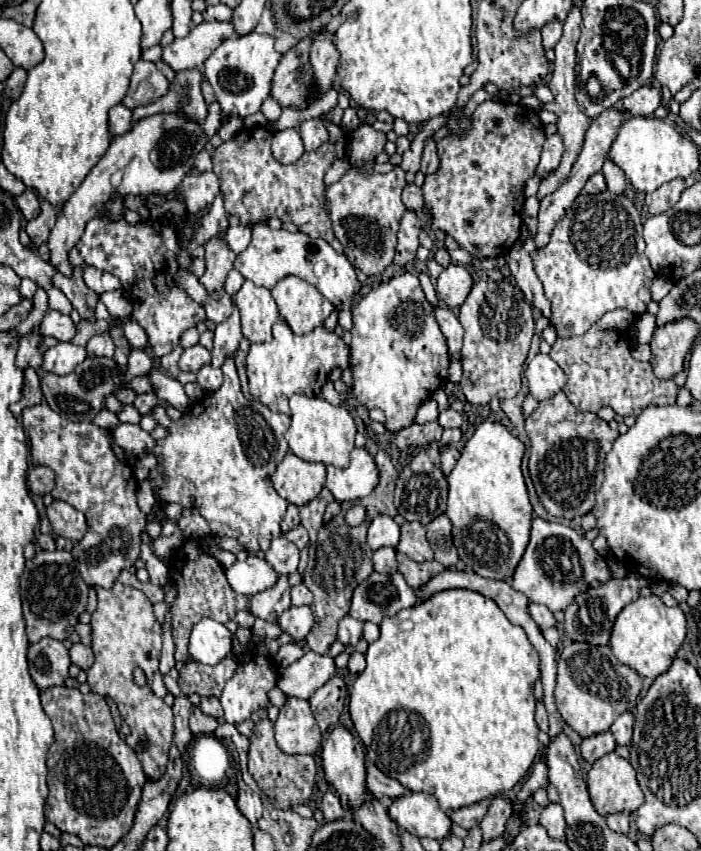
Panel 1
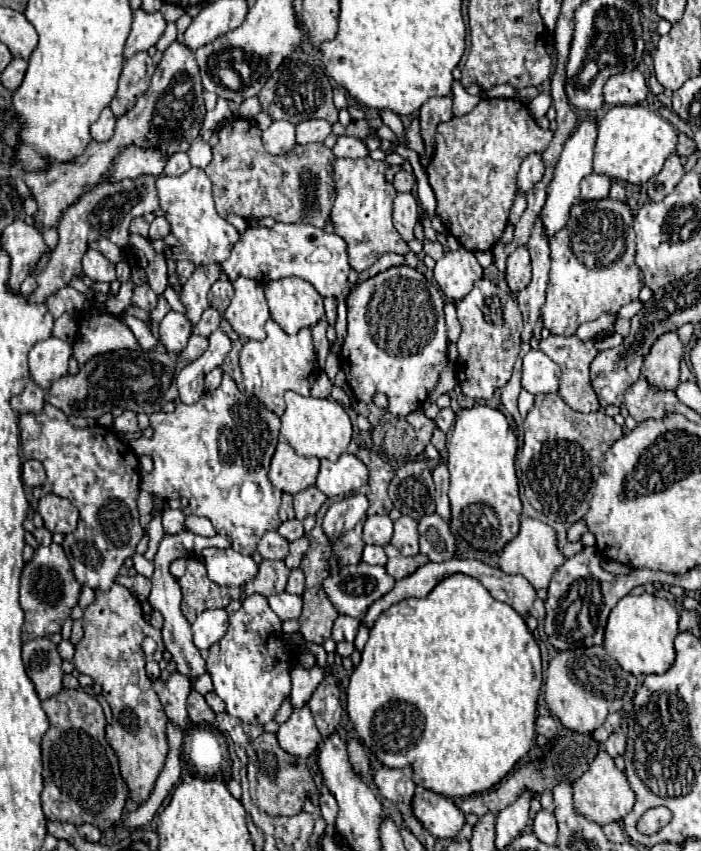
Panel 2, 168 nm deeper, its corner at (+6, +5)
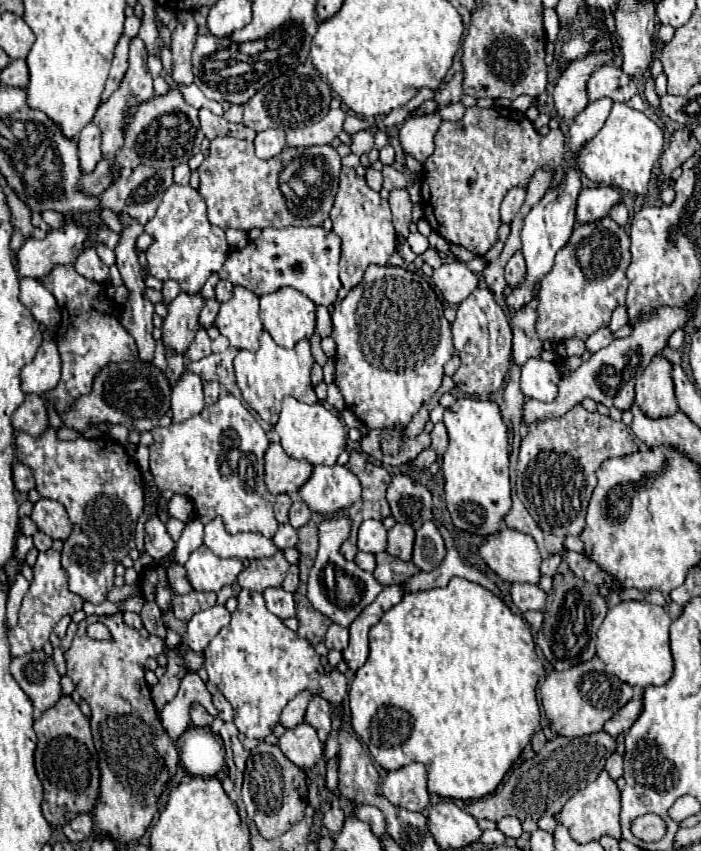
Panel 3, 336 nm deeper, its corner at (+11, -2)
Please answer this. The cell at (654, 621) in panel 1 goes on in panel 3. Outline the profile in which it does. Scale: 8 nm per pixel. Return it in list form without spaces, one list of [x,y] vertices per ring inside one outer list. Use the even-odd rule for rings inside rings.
[[[622,601],[608,609],[606,619],[598,629],[596,655],[604,661],[606,671],[616,675],[630,687],[664,685],[672,677],[672,655],[670,655],[670,629],[672,619],[664,607],[652,605],[650,601]]]

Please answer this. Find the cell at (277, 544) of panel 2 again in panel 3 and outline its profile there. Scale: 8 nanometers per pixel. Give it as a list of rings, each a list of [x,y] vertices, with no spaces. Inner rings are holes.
[[[220,517],[212,519],[206,525],[204,545],[218,557],[236,557],[236,559],[260,559],[272,557],[276,547],[270,539],[260,533],[228,533]]]

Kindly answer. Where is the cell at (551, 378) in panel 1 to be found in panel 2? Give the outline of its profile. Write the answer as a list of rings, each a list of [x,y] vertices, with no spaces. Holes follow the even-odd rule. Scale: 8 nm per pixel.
[[[529,350],[523,358],[523,388],[531,394],[549,394],[559,388],[561,368],[541,350]]]

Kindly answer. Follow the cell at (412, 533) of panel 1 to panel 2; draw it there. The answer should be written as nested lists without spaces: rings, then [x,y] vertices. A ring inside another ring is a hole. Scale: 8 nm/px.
[[[401,516],[401,518],[395,522],[395,532],[393,532],[391,544],[393,544],[403,556],[415,556],[415,554],[419,554],[417,522],[415,522],[411,516]]]

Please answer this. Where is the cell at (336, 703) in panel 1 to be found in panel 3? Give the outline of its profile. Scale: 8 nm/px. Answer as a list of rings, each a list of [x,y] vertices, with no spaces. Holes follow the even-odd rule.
[[[312,697],[304,721],[316,729],[318,739],[324,743],[330,735],[330,705],[322,697]]]

